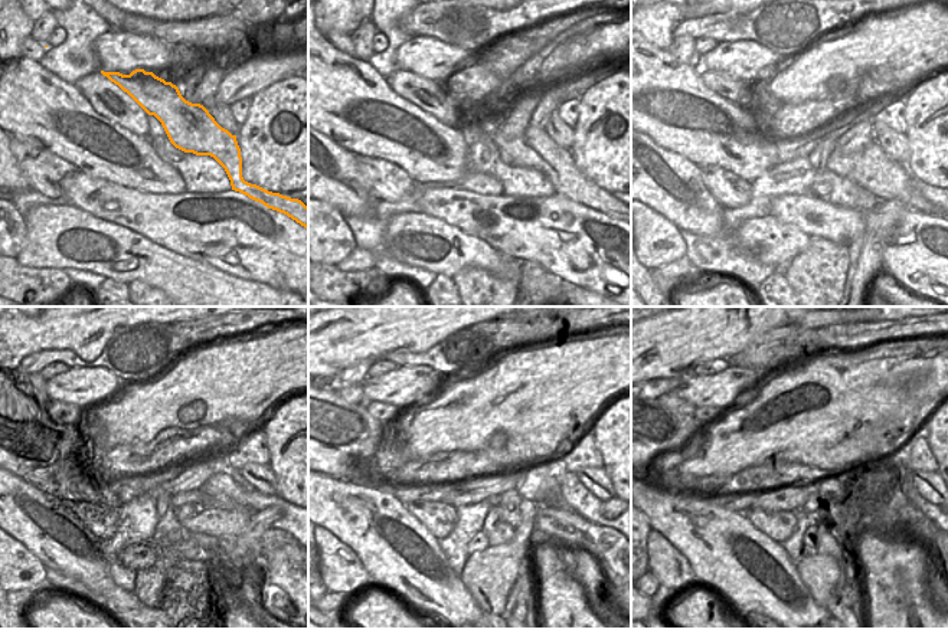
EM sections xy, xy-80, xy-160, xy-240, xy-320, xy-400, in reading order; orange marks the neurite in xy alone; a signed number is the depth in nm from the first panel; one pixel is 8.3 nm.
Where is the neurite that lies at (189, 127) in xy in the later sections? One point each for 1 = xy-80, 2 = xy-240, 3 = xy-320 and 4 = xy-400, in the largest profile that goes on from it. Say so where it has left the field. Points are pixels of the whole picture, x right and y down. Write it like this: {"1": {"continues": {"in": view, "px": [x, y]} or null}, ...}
{"1": {"continues": {"in": "xy-80", "px": [535, 148]}}, "2": {"continues": {"in": "xy-240", "px": [190, 497]}}, "3": {"continues": {"in": "xy-320", "px": [494, 501]}}, "4": {"continues": {"in": "xy-400", "px": [813, 504]}}}

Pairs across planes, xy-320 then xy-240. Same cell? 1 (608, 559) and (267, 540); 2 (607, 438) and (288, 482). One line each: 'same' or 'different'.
1: same
2: same

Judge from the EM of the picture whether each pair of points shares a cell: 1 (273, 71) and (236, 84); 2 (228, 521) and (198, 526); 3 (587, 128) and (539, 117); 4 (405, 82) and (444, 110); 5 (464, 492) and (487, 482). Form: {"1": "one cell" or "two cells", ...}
{"1": "one cell", "2": "one cell", "3": "two cells", "4": "one cell", "5": "one cell"}

